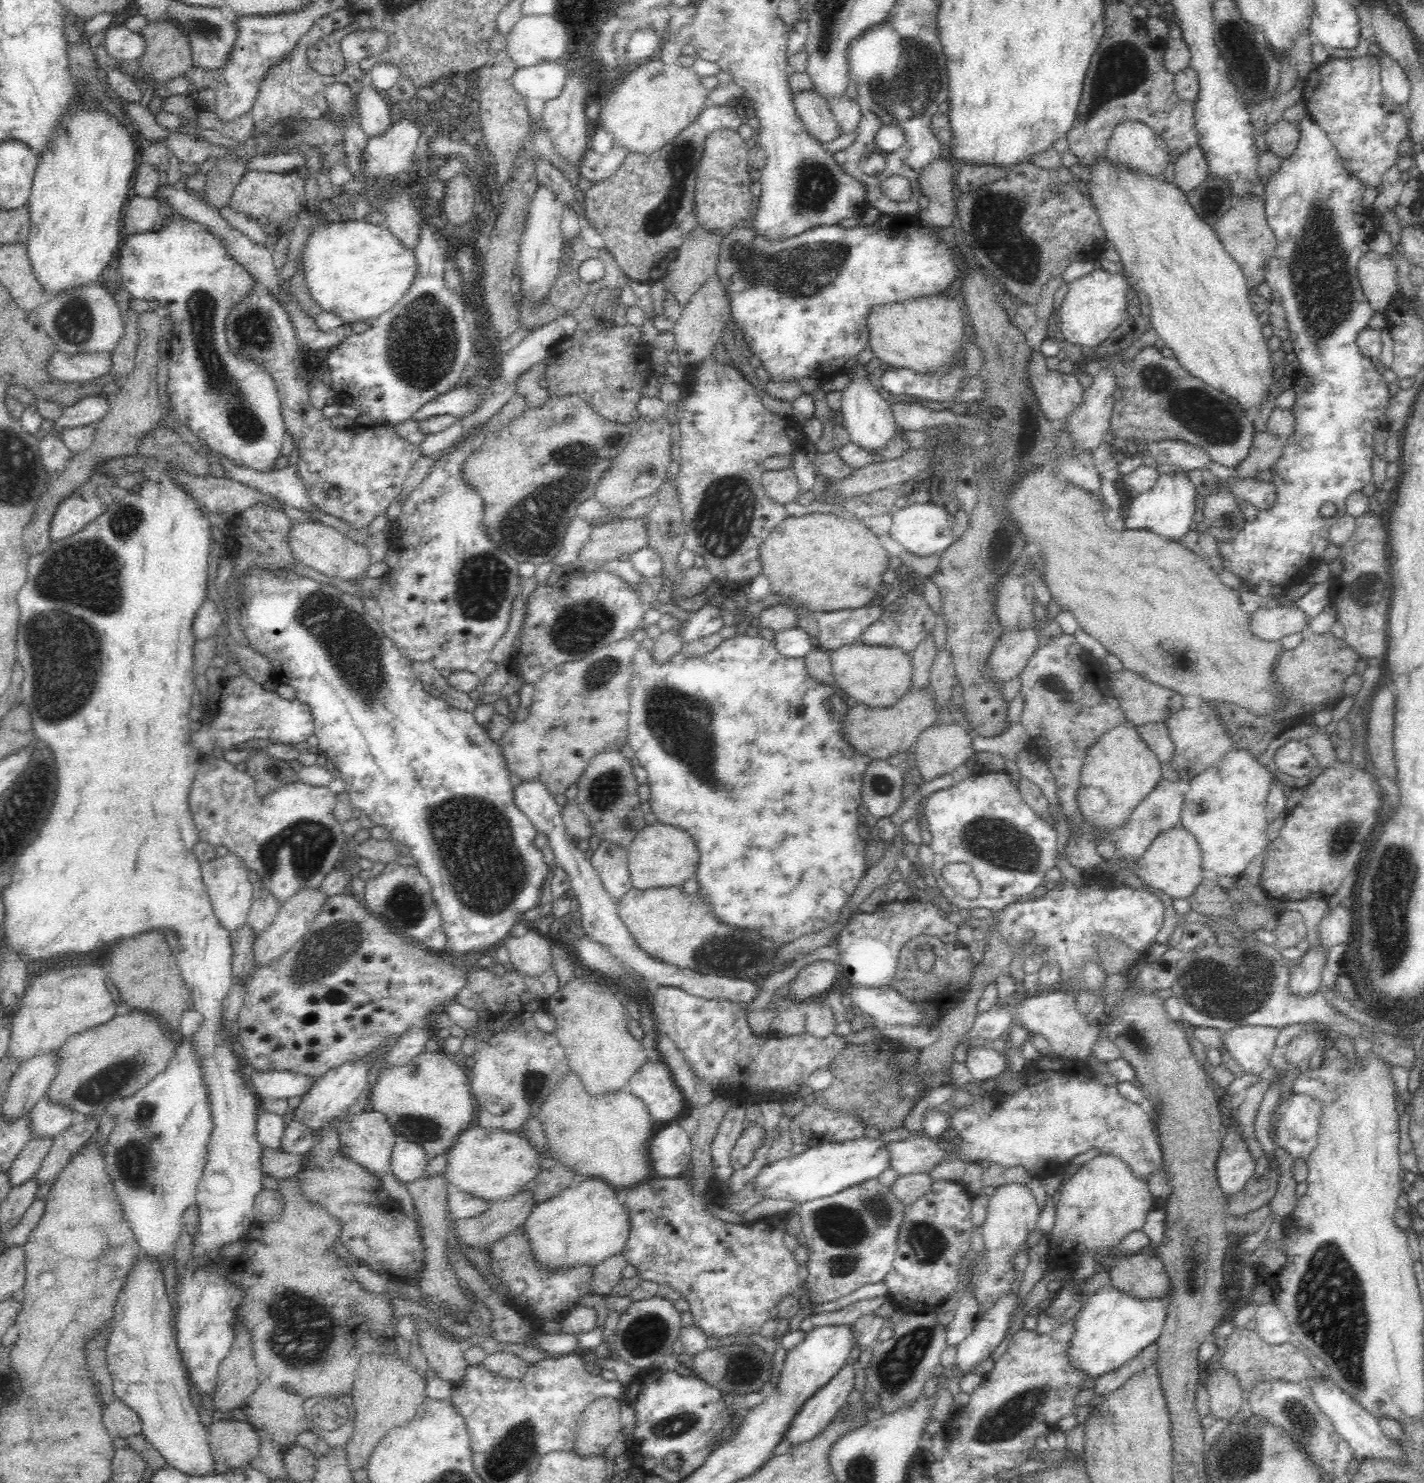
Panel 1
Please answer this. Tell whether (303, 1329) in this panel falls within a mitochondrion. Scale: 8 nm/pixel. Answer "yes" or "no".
yes

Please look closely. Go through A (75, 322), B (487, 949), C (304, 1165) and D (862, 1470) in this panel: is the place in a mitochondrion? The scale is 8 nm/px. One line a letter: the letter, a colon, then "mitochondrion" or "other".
A: mitochondrion
B: other
C: other
D: mitochondrion

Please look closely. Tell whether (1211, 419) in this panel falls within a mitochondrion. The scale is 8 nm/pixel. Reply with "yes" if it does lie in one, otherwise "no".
yes

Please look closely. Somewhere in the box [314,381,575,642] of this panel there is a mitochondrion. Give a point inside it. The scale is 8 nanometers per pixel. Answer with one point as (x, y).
(483, 584)

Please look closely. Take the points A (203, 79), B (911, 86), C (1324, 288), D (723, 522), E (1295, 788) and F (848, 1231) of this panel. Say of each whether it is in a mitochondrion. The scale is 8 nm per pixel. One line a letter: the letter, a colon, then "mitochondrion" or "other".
A: other
B: mitochondrion
C: mitochondrion
D: mitochondrion
E: other
F: mitochondrion

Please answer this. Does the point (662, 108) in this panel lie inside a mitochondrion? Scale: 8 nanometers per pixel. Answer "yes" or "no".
no

